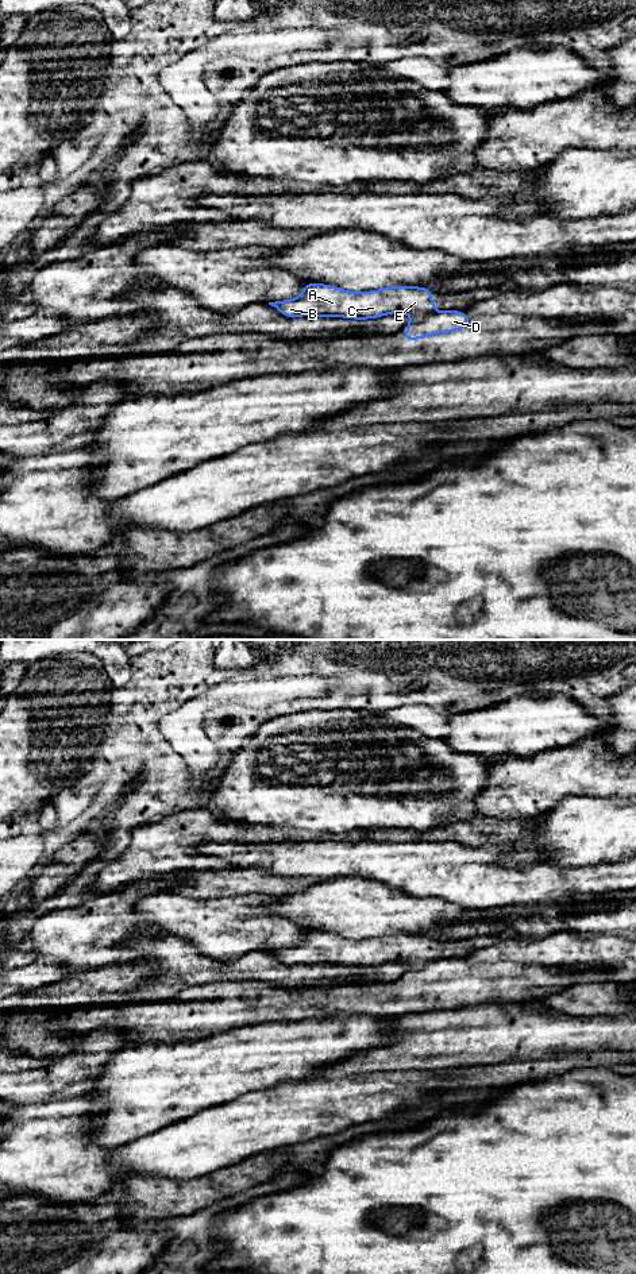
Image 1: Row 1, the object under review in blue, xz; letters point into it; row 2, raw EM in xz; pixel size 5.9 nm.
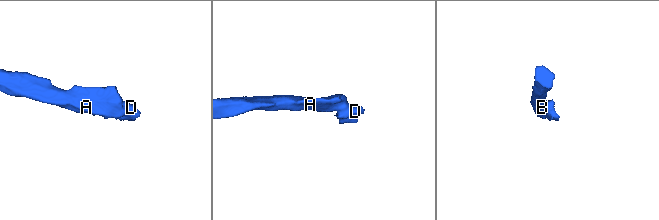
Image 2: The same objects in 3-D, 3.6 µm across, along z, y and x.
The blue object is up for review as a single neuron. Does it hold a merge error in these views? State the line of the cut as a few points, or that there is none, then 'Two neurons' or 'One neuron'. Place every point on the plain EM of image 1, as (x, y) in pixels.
Split along xz (436, 960), (412, 969). Two neurons

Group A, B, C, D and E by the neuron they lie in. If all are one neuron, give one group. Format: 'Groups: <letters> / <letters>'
Groups: A B C E / D

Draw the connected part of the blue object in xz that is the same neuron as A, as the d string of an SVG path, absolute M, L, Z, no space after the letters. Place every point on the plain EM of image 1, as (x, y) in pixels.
M308 931L302 941L292 947L269 950L286 965L317 964L317 965L344 965L355 968L378 966L392 961L406 961L412 969L424 968L436 961L432 950L432 939L419 934L388 934L374 939L348 939L324 931Z

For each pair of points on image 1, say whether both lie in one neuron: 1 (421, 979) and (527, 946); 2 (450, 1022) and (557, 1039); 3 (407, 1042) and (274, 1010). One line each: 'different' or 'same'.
1: different
2: same
3: different

